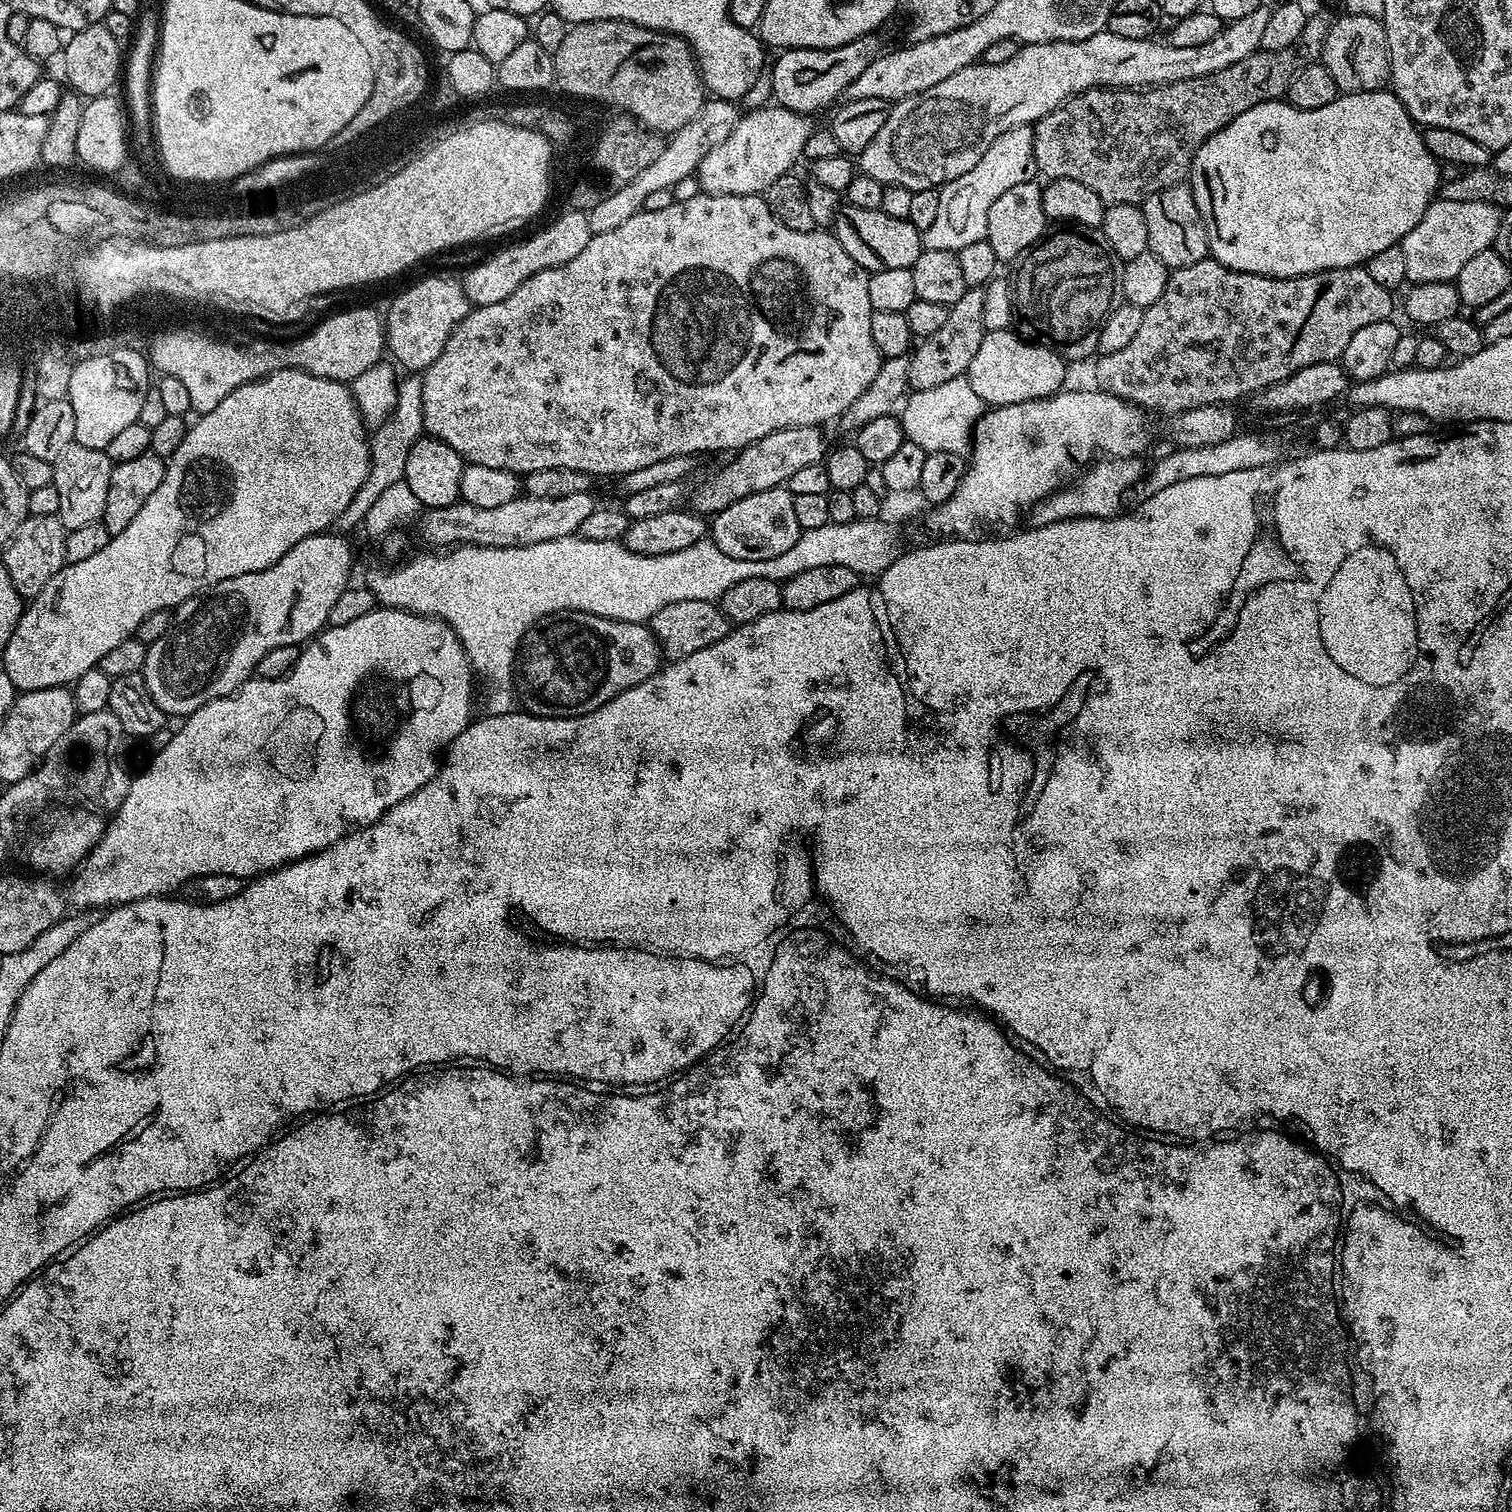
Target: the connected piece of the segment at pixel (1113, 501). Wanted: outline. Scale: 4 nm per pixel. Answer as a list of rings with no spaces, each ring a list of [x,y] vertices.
[[[1100,458],[1097,460],[1100,461],[1089,472],[1082,473],[1080,481],[1073,488],[1061,487],[1053,492],[1047,500],[1042,500],[1040,503],[1032,505],[1030,509],[1030,516],[1032,515],[1031,523],[1035,526],[1046,526],[1050,522],[1072,520],[1076,516],[1093,516],[1094,518],[1106,518],[1109,520],[1112,516],[1117,515],[1121,511],[1119,502],[1121,501],[1122,490],[1141,483],[1142,477],[1146,472],[1145,465],[1140,465],[1141,461],[1136,458]]]

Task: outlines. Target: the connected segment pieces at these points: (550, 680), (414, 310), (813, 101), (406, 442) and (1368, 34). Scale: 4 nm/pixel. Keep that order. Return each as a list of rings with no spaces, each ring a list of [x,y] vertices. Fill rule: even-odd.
[[[557,612],[528,629],[514,669],[514,696],[519,707],[533,716],[585,716],[638,682],[646,682],[661,667],[660,644],[647,623]]]
[[[428,276],[425,280],[410,285],[405,292],[400,292],[393,298],[392,305],[388,308],[388,316],[386,312],[383,317],[384,343],[390,356],[393,356],[391,359],[401,369],[404,367],[408,368],[404,370],[411,370],[416,374],[423,373],[424,369],[431,366],[438,358],[438,354],[442,354],[450,334],[468,317],[469,311],[470,303],[464,293],[464,285],[459,279],[451,280],[448,276]]]
[[[876,34],[863,36],[837,48],[783,49],[777,55],[780,57],[770,64],[771,99],[779,107],[800,112],[804,116],[817,114],[823,108],[831,109],[843,97],[850,82],[854,82],[854,78],[870,66],[874,57],[880,55],[882,45],[878,37]]]
[[[408,374],[398,382],[398,398],[395,400],[394,410],[387,418],[373,429],[373,436],[369,437],[369,452],[371,466],[366,482],[358,490],[358,494],[351,500],[350,505],[336,520],[335,531],[340,534],[351,533],[351,529],[362,524],[368,517],[368,512],[375,499],[383,490],[392,486],[394,482],[403,479],[407,455],[410,447],[424,434],[424,415],[422,414],[422,378],[416,374]]]
[[[1340,14],[1328,26],[1320,60],[1330,70],[1337,89],[1345,92],[1379,92],[1389,83],[1388,43],[1383,23],[1375,16]]]

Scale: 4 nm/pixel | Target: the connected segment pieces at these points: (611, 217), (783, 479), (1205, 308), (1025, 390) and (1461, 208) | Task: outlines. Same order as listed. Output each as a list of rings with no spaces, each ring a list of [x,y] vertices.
[[[705,99],[704,109],[690,122],[686,122],[686,126],[671,133],[669,140],[672,141],[668,140],[663,145],[661,152],[646,170],[642,170],[633,181],[628,182],[621,189],[609,191],[602,202],[586,213],[590,230],[595,234],[622,226],[622,222],[634,218],[634,214],[642,211],[647,196],[654,190],[675,189],[676,184],[682,183],[687,176],[691,177],[702,162],[702,158],[706,158],[706,154],[710,154],[710,150],[714,150],[714,146],[718,146],[734,130],[741,115],[741,109],[733,101]]]
[[[790,426],[786,430],[774,430],[774,434],[766,434],[766,438],[758,438],[758,442],[739,449],[721,472],[716,472],[709,480],[702,481],[693,492],[691,489],[691,511],[711,518],[717,512],[726,510],[726,506],[734,506],[738,498],[746,498],[746,494],[758,494],[758,490],[787,485],[788,479],[797,470],[819,464],[827,457],[830,443],[824,437],[824,431],[820,426]]]
[[[1206,258],[1202,262],[1194,262],[1190,266],[1173,268],[1169,271],[1166,290],[1162,290],[1162,298],[1154,302],[1154,306],[1144,309],[1142,327],[1137,331],[1136,337],[1122,350],[1117,350],[1115,354],[1100,356],[1095,361],[1096,364],[1096,384],[1095,387],[1102,392],[1109,392],[1126,402],[1136,405],[1145,413],[1157,412],[1160,416],[1175,418],[1181,412],[1189,412],[1191,408],[1201,408],[1207,404],[1227,405],[1228,400],[1238,400],[1242,396],[1253,397],[1272,384],[1282,383],[1284,379],[1290,378],[1298,370],[1306,366],[1314,366],[1315,363],[1330,363],[1339,361],[1343,357],[1346,346],[1350,346],[1350,338],[1362,330],[1362,326],[1371,326],[1373,322],[1382,322],[1389,319],[1392,312],[1393,293],[1387,288],[1378,286],[1374,278],[1370,278],[1367,267],[1357,266],[1354,268],[1327,268],[1321,272],[1311,272],[1305,276],[1287,276],[1278,278],[1277,276],[1263,276],[1262,274],[1250,274],[1249,272],[1235,272],[1222,262]]]
[[[1003,328],[997,332],[985,331],[982,346],[978,346],[978,351],[974,353],[966,377],[974,394],[985,405],[999,406],[1055,396],[1065,387],[1067,367],[1069,365],[1064,357],[1054,350],[1041,344],[1033,344],[1015,331]]]
[[[1433,200],[1426,214],[1422,214],[1422,222],[1418,222],[1418,226],[1414,226],[1414,230],[1410,230],[1410,234],[1406,234],[1406,238],[1399,243],[1402,254],[1406,254],[1406,274],[1411,283],[1455,281],[1458,270],[1462,270],[1474,254],[1482,254],[1482,250],[1495,245],[1501,215],[1497,205],[1481,200]]]

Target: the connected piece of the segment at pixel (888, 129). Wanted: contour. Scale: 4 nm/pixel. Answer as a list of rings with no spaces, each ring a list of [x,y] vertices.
[[[1265,6],[1246,14],[1246,18],[1238,18],[1225,23],[1224,29],[1211,42],[1202,46],[1170,46],[1159,39],[1139,40],[1138,38],[1118,38],[1118,34],[1107,30],[1094,34],[1078,42],[1046,42],[1045,44],[1025,44],[1020,47],[1014,58],[998,65],[977,62],[958,70],[958,74],[950,74],[938,86],[930,86],[930,90],[922,90],[922,94],[914,94],[905,100],[895,101],[888,109],[888,117],[882,130],[874,134],[874,142],[866,146],[866,150],[858,157],[858,168],[861,173],[874,182],[887,187],[905,187],[910,192],[939,189],[949,184],[954,178],[962,178],[966,170],[978,166],[978,158],[990,150],[990,142],[998,138],[998,134],[1006,134],[1014,126],[1035,125],[1050,110],[1059,104],[1065,104],[1072,96],[1091,88],[1135,88],[1143,90],[1158,84],[1173,84],[1190,78],[1206,78],[1206,74],[1218,74],[1218,70],[1226,70],[1226,66],[1234,66],[1234,62],[1242,62],[1242,58],[1250,58],[1250,54],[1261,51],[1262,33],[1266,21],[1270,19],[1272,8]]]

